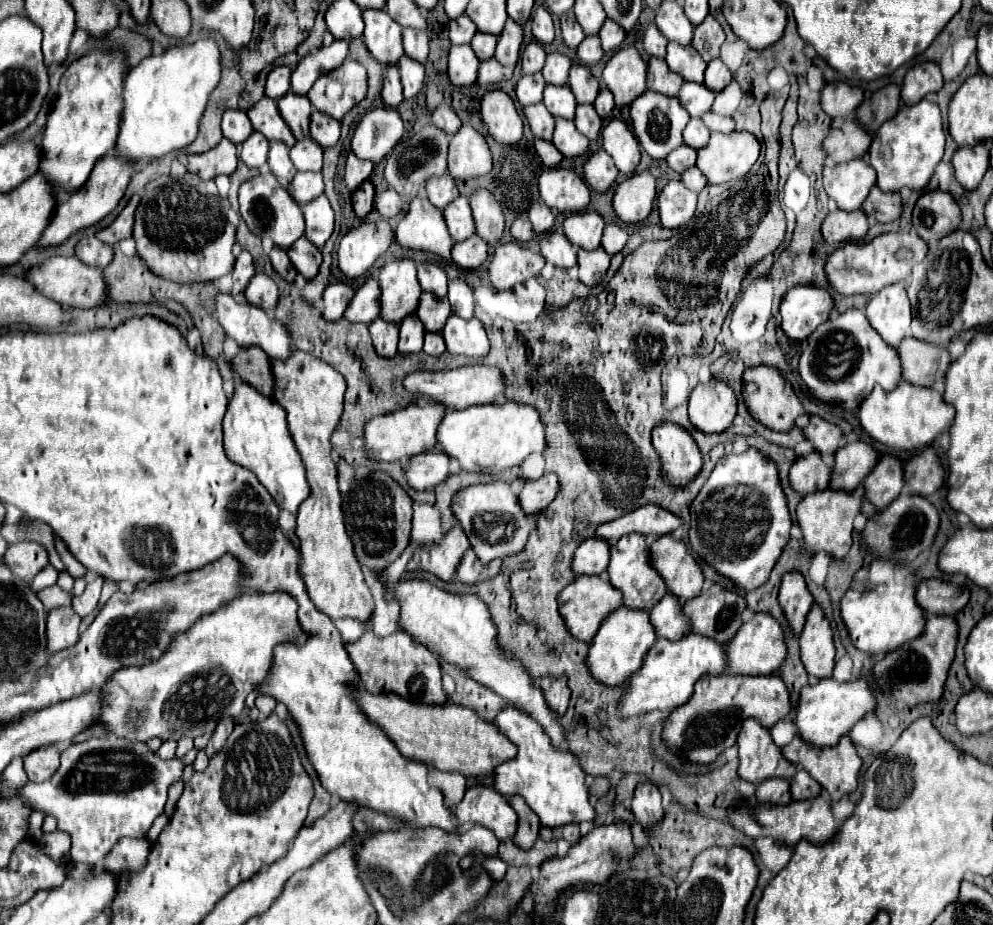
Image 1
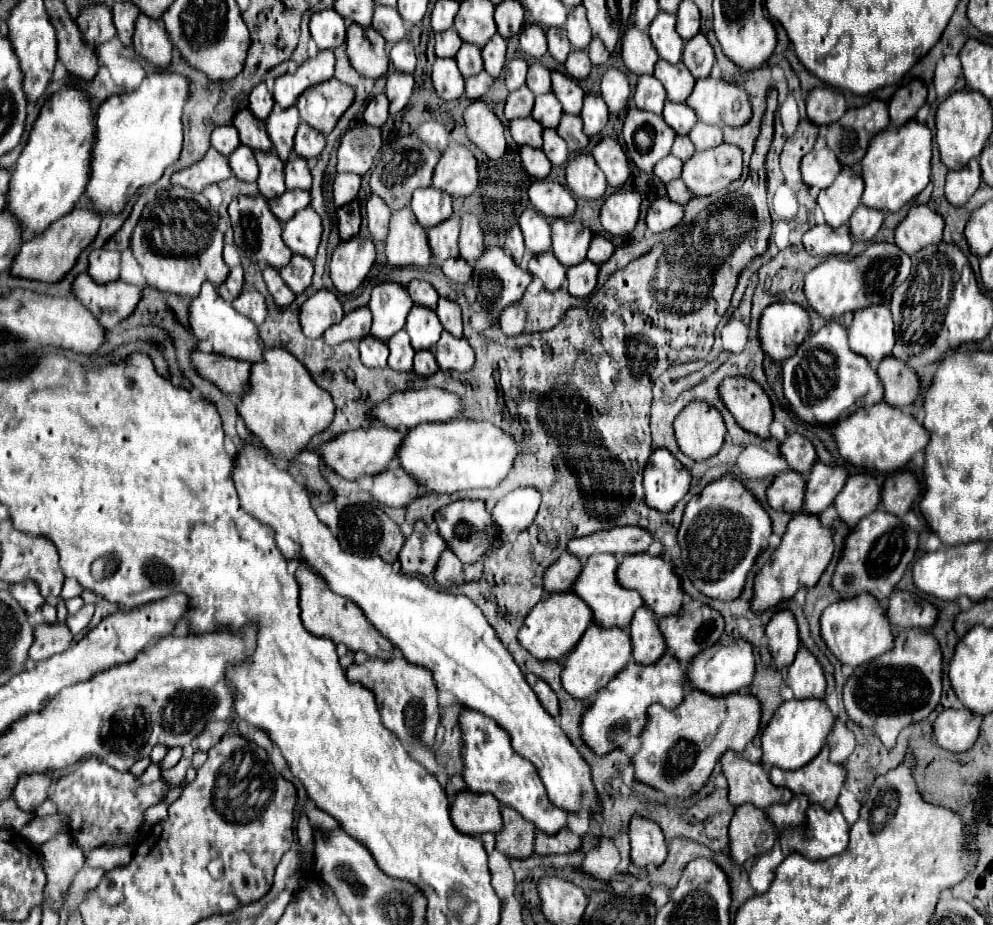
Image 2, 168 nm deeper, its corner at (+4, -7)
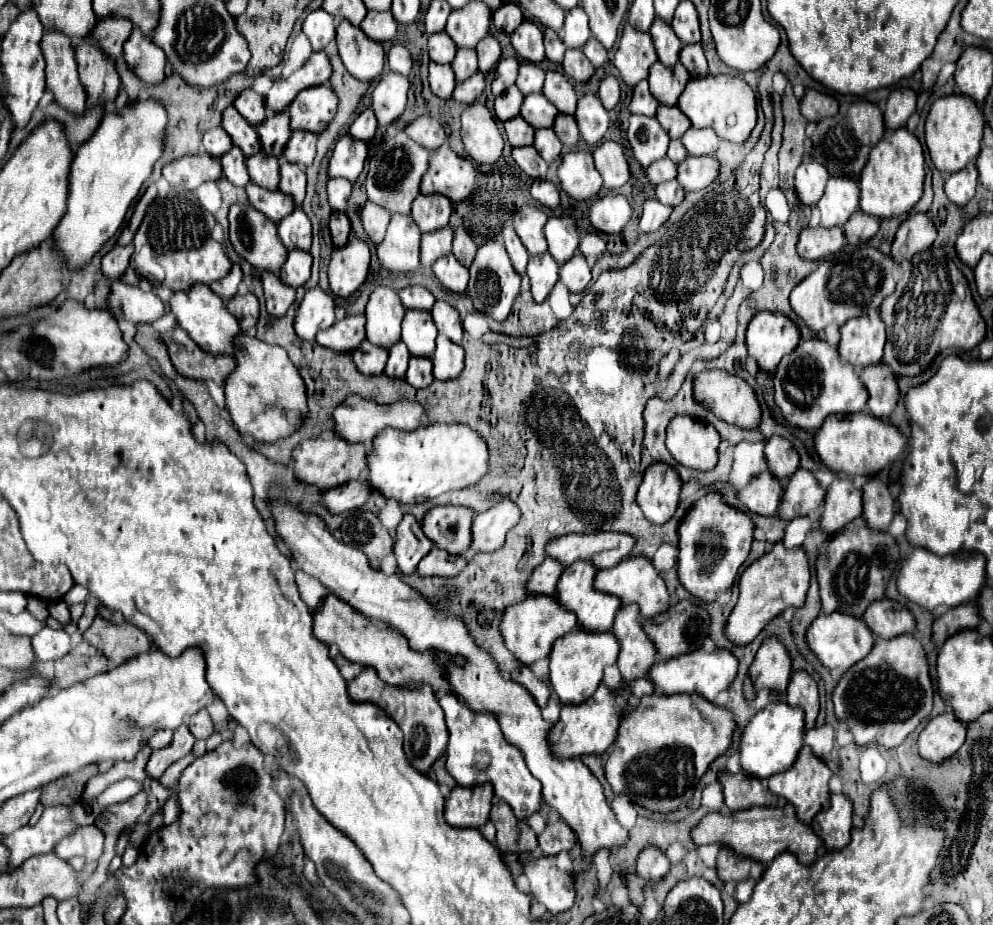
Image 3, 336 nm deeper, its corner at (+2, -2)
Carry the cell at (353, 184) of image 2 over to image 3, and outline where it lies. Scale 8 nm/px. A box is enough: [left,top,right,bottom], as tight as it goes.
[326,178,352,212]

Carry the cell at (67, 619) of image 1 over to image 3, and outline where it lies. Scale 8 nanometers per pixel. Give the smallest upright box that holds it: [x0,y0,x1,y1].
[32,628,70,660]

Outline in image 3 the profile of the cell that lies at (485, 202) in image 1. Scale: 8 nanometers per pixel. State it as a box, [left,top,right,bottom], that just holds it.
[452,228,478,266]

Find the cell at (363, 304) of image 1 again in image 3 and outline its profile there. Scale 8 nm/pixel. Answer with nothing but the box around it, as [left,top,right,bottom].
[316,316,364,352]

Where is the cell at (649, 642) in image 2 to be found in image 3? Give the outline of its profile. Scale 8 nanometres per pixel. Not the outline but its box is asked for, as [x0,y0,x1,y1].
[612,606,656,682]

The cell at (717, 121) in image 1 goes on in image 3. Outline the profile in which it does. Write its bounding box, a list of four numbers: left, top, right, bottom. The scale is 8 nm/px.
[680,130,718,156]

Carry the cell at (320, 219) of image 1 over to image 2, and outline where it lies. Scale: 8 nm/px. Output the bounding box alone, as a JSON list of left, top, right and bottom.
[284,207,322,261]

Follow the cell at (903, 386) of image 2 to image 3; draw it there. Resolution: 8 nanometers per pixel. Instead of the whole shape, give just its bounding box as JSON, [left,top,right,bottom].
[860,364,900,418]

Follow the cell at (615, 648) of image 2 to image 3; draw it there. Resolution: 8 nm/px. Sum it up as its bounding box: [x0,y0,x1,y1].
[550,630,618,704]

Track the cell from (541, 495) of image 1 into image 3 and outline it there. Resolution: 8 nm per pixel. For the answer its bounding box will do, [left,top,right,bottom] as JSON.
[470,500,520,554]

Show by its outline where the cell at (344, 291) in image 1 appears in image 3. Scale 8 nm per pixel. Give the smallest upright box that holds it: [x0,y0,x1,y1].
[294,286,334,340]

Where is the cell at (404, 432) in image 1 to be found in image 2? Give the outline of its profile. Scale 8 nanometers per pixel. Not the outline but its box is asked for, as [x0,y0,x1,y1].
[318,427,404,479]

